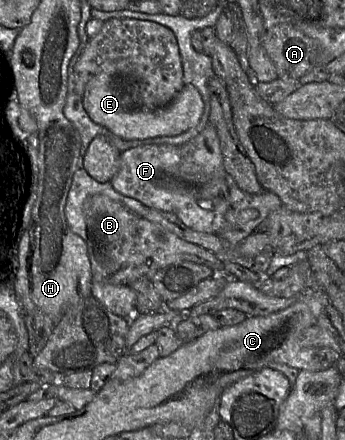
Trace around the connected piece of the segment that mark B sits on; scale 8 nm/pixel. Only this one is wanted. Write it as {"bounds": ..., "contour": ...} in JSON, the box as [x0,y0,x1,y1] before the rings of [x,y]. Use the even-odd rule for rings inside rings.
{"bounds":[84,194,228,286],"contour":[[[94,194],[84,204],[87,226],[87,248],[92,282],[129,286],[140,278],[150,278],[158,270],[180,262],[193,262],[210,267],[216,275],[228,275],[224,262],[212,251],[187,242],[126,208],[104,194]]]}

